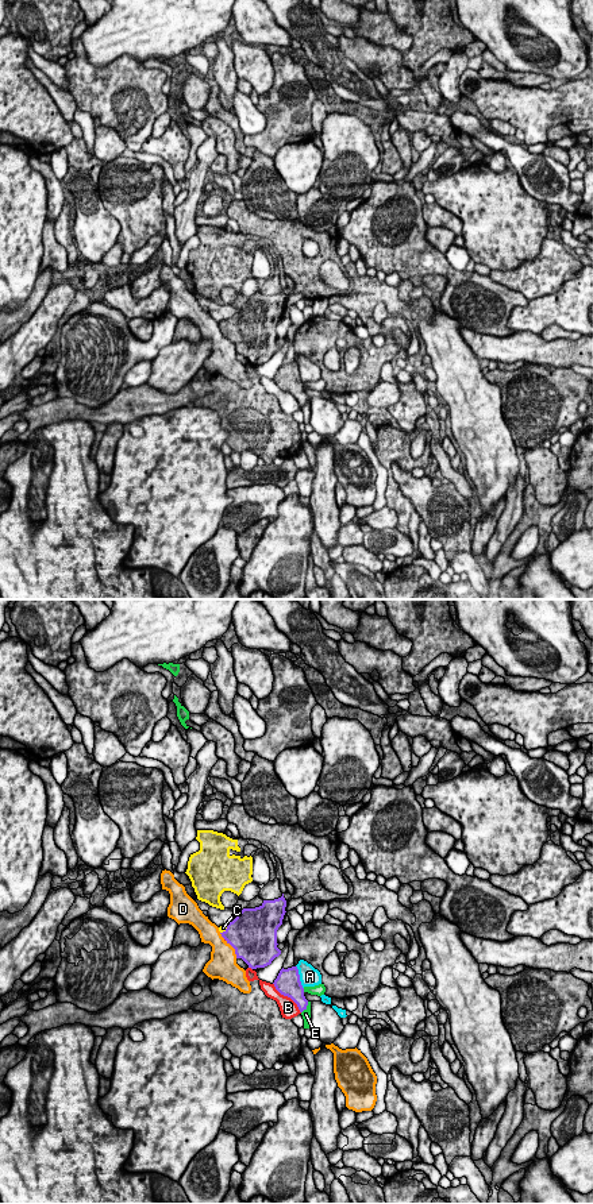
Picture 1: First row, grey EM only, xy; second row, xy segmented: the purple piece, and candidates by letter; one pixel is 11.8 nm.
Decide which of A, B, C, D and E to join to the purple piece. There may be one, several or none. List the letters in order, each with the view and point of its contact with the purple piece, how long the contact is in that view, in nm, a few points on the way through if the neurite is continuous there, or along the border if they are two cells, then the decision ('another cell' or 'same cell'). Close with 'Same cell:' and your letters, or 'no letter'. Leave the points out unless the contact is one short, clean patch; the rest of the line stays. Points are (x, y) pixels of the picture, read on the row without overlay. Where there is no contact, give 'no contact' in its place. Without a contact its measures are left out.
A: contact xy (299, 373); length 300 nm; another cell
B: contact xy (288, 392); length 500 nm; another cell
C: contact xy (223, 327); length 130 nm; same cell
D: contact xy (230, 339); length 380 nm; another cell
E: contact xy (305, 402); length 170 nm; another cell
Same cell: C

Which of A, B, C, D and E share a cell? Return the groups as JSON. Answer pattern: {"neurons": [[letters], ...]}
{"neurons": [["A"], ["B"], ["C"], ["D"], ["E"]]}

